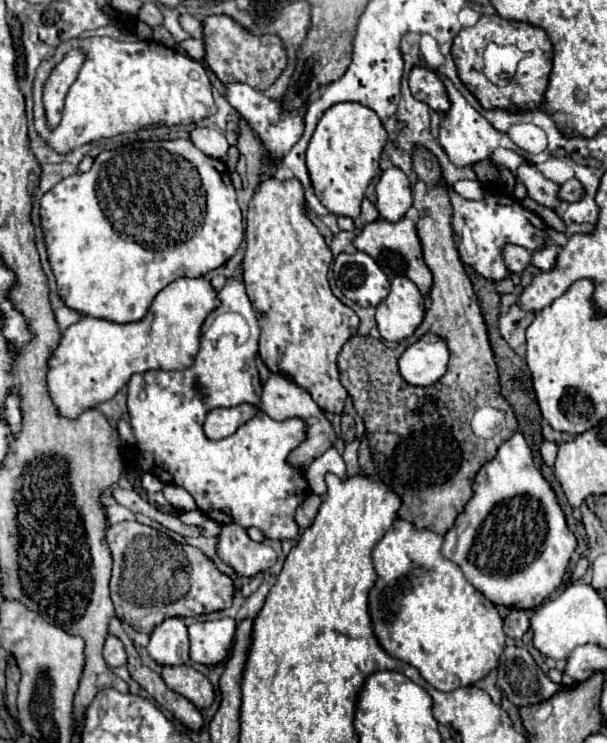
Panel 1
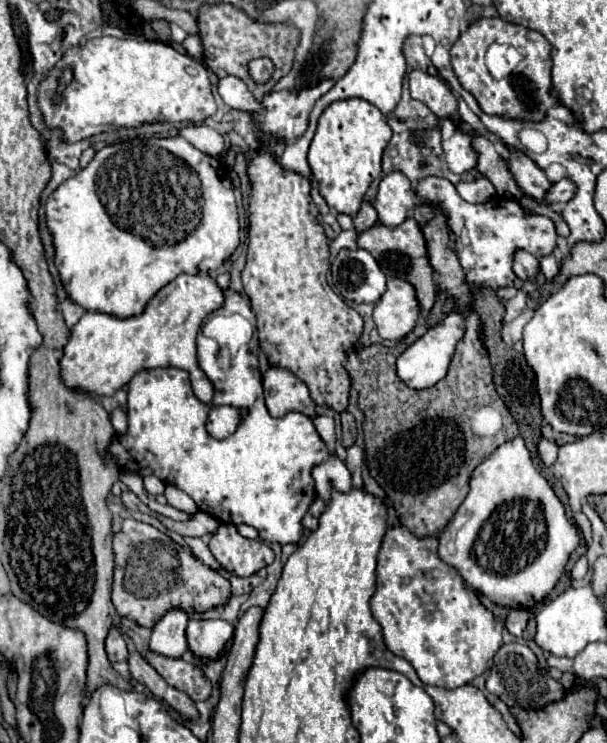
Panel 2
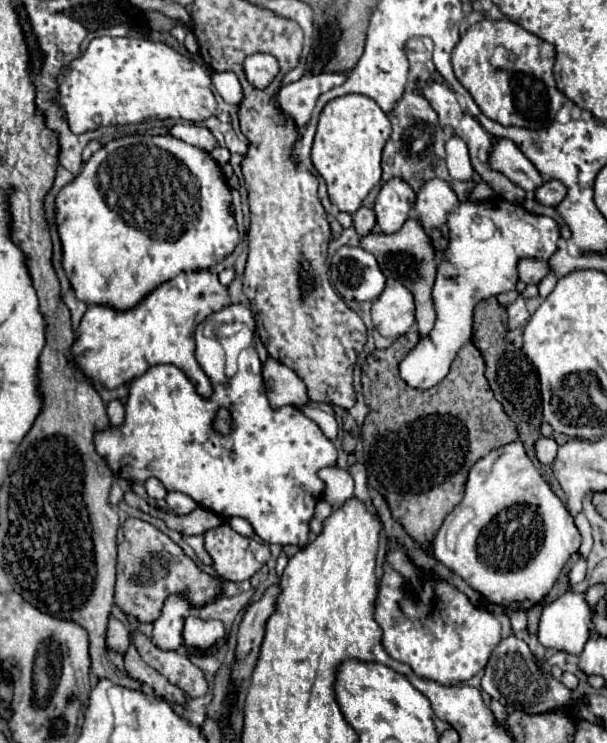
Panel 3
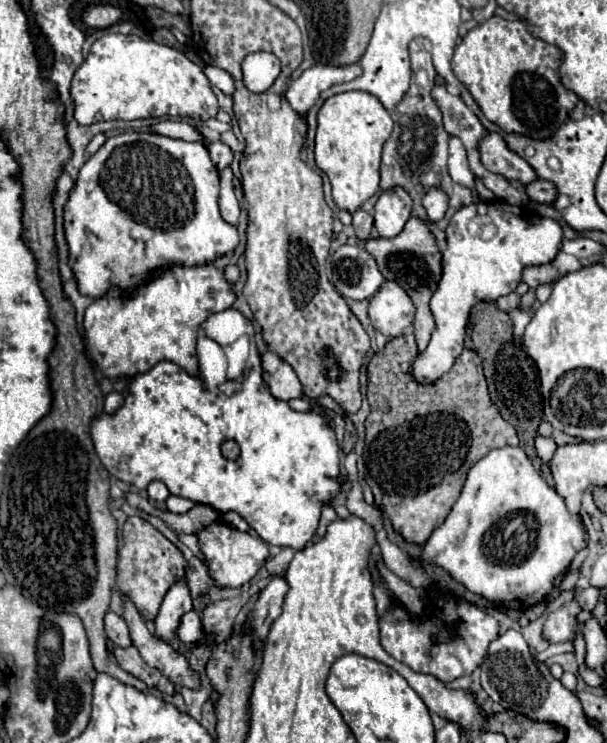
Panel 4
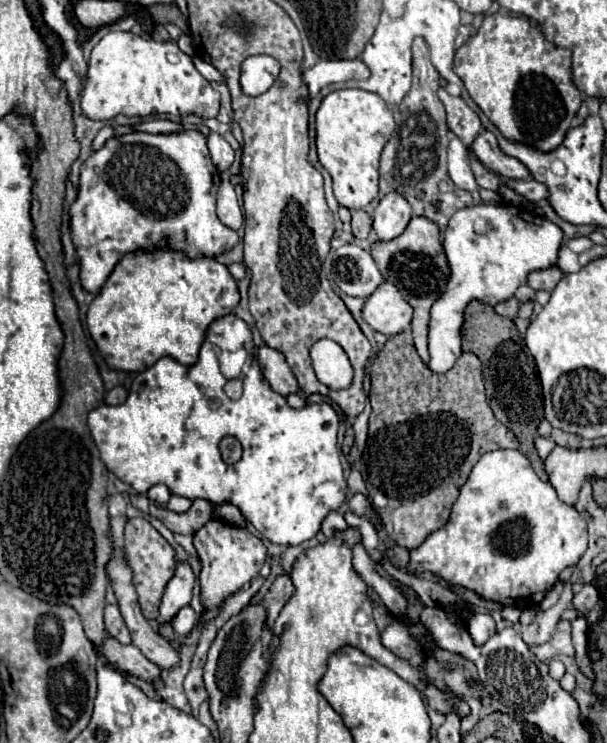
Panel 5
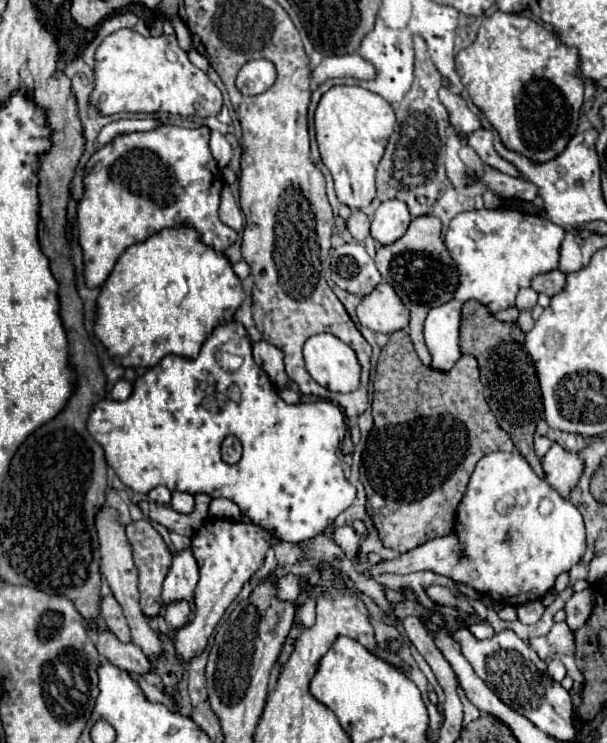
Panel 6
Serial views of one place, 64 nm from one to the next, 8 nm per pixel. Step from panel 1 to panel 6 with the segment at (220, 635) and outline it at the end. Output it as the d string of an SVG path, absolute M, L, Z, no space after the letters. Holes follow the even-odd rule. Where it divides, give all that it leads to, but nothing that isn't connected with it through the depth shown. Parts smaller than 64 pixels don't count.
M178 600L164 606L164 620L170 624L170 628L180 628L188 622L190 616L190 604L186 600Z

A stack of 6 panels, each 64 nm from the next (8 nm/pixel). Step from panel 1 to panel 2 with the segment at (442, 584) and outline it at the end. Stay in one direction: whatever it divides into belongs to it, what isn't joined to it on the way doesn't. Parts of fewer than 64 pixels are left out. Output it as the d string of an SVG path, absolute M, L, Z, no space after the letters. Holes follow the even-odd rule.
M404 526L390 528L378 554L378 586L370 606L372 616L382 626L386 648L396 656L406 658L424 684L434 684L450 690L468 684L490 668L496 650L502 646L502 624L490 610L482 606L476 592L466 590L466 582L452 566L444 564L438 558L436 550L436 538L418 540Z

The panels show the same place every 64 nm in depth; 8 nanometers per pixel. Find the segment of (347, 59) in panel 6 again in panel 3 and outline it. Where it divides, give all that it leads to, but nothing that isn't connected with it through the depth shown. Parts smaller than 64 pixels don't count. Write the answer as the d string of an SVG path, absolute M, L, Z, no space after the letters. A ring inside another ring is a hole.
M350 72L304 74L300 80L280 88L280 92L276 94L278 104L284 110L284 114L296 122L298 128L304 128L306 122L310 120L318 96L334 86L340 86L348 76Z

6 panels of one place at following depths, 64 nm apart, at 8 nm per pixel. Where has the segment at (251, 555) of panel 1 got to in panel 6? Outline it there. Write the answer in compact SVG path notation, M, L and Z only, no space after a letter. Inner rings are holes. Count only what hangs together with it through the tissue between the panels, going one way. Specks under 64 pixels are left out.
M224 518L208 520L192 538L192 550L196 548L194 556L200 568L200 582L194 590L194 614L190 622L176 628L172 632L174 650L182 660L190 662L200 652L204 652L216 624L220 622L224 610L232 604L232 600L240 594L242 586L252 578L252 574L264 564L264 556L270 548L268 544L268 530L260 528L252 522L236 522Z

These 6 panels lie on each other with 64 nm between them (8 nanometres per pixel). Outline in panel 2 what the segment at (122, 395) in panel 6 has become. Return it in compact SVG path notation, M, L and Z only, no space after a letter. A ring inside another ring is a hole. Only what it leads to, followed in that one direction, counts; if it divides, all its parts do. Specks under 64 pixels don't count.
M114 408L110 412L110 418L112 418L112 426L116 430L116 434L122 434L126 430L126 414L122 408Z

